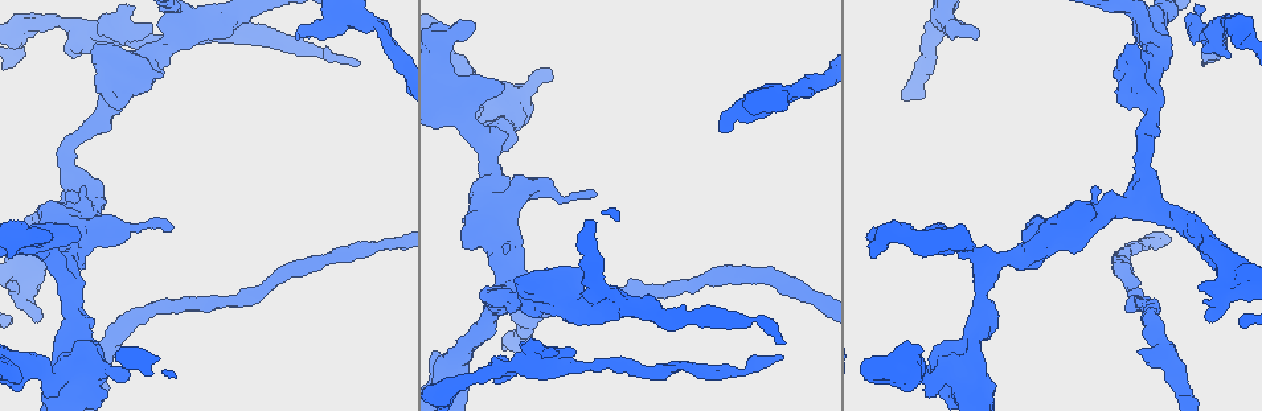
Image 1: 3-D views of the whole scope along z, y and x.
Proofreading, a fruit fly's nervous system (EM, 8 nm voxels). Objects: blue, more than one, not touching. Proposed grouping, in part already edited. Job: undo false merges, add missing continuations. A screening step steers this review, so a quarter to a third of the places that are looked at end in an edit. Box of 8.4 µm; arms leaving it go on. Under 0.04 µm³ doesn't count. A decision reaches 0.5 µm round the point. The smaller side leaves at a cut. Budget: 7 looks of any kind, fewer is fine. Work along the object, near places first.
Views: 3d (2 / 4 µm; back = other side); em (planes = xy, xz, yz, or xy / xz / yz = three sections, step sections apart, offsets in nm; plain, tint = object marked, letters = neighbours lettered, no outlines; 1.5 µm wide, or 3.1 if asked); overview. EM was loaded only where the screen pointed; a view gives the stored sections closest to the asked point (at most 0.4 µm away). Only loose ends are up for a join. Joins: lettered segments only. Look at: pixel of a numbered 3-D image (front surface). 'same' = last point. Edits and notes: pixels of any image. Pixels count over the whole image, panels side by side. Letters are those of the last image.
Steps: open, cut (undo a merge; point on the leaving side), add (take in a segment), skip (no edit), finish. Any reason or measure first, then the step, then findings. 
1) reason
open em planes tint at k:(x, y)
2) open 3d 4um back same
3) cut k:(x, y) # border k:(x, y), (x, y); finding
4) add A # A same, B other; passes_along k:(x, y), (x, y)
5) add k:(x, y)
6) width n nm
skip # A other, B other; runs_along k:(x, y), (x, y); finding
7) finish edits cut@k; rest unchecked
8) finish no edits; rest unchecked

open em xy step 4 letters at 1:(543, 361)

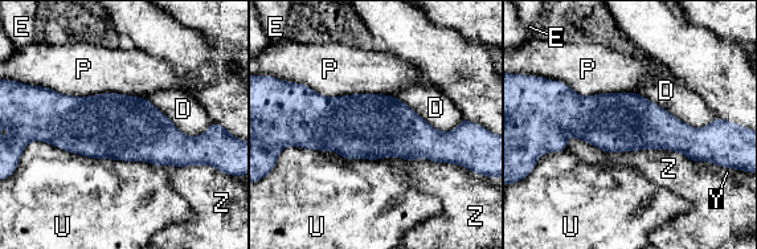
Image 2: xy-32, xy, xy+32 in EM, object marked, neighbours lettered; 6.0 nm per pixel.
skip # D other, E other, P other, U other, Y other, Z other; runs_along 2:(553, 119), (707, 135); all the same cell

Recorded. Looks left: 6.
an open end
open em planes letters at 1:(93, 51)

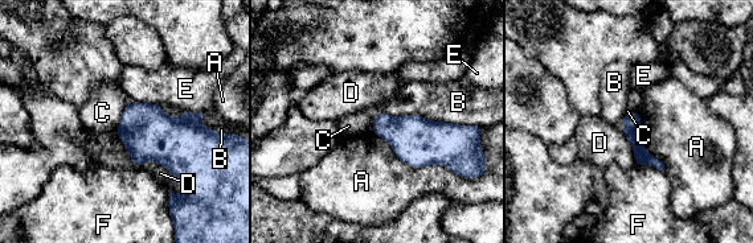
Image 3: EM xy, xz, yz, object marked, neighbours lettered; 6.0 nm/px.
skip # A other, B other, C other, D other, E other, F other; runs_along 3:(627, 118), (638, 148), (659, 165); none of them fits

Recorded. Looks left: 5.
open 3d 2um at 1:(42, 317)

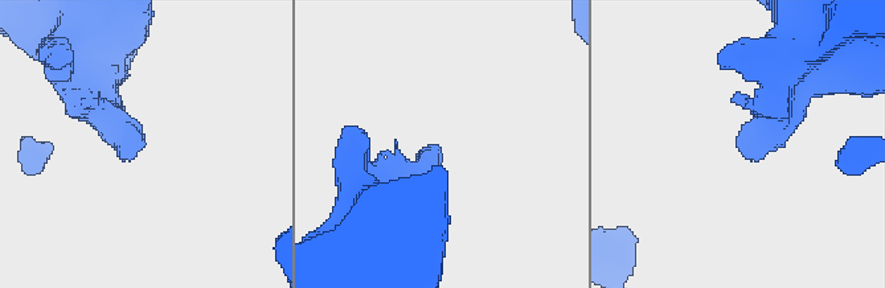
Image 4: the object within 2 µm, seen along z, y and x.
shape alone is not enough
open em yz step 8 tint at 4:(435, 145)

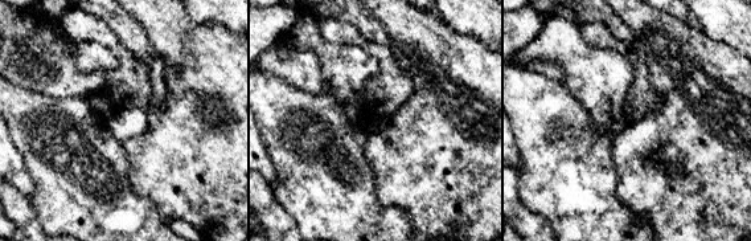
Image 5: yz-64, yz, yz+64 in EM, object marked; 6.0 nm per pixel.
another direction
open em planes letters same

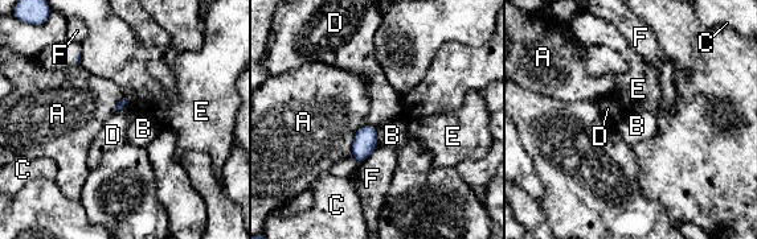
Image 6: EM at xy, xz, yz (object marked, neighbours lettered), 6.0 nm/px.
skip # A other, B other, C other, D other, E other, F other; none of them fits

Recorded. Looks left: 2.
finish no edits; rest unchecked

